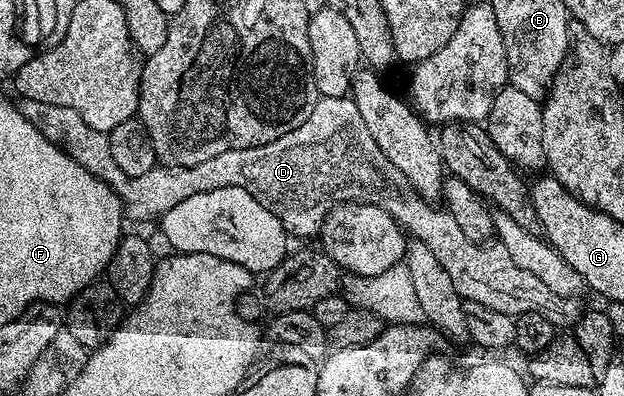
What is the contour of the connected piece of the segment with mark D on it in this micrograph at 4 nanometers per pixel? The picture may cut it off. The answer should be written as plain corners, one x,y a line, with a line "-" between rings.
351,97
318,98
315,109
311,109
311,117
307,117
303,125
291,129
291,133
283,133
283,137
267,145
231,149
190,167
158,165
143,173
143,177
127,177
127,173
115,165
115,157
111,157
108,134
91,129
75,109
63,109
63,105
47,105
47,101
30,99
21,99
19,106
23,117
27,117
27,121
31,121
47,141
79,161
87,173
103,180
118,195
128,218
130,215
133,219
157,221
179,201
195,197
195,193
238,187
247,189
247,193
267,205
290,236
316,236
331,208
343,203
374,203
396,219
410,236
431,249
439,264
447,269
452,284
464,301
479,301
479,305
487,305
487,309
495,309
495,313
514,317
528,311
553,313
557,307
555,323
561,329
572,328
583,313
580,298
551,293
539,277
527,273
527,269
519,269
519,265
511,261
511,253
507,253
501,243
475,244
467,241
458,222
447,210
431,205
430,200
415,193
411,181
407,181
407,177
387,161
383,149
375,145
375,137
371,137
363,117
359,117
359,105
355,105

